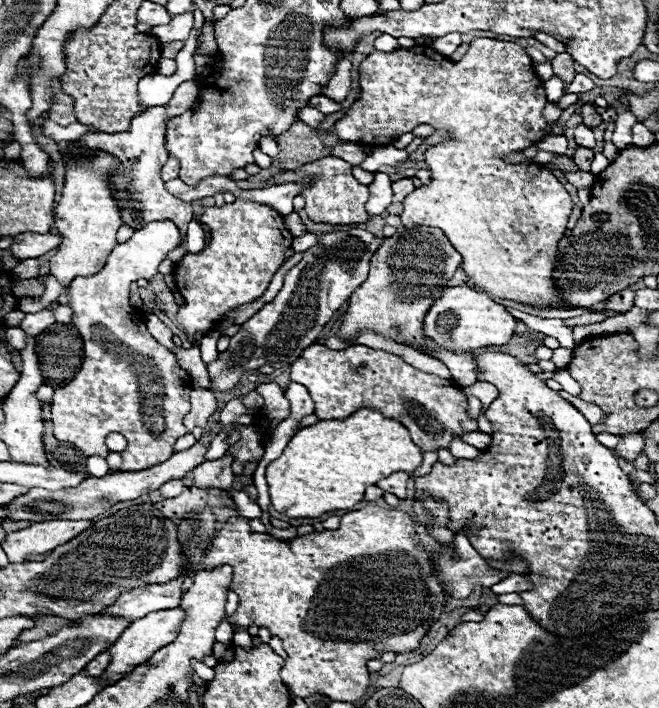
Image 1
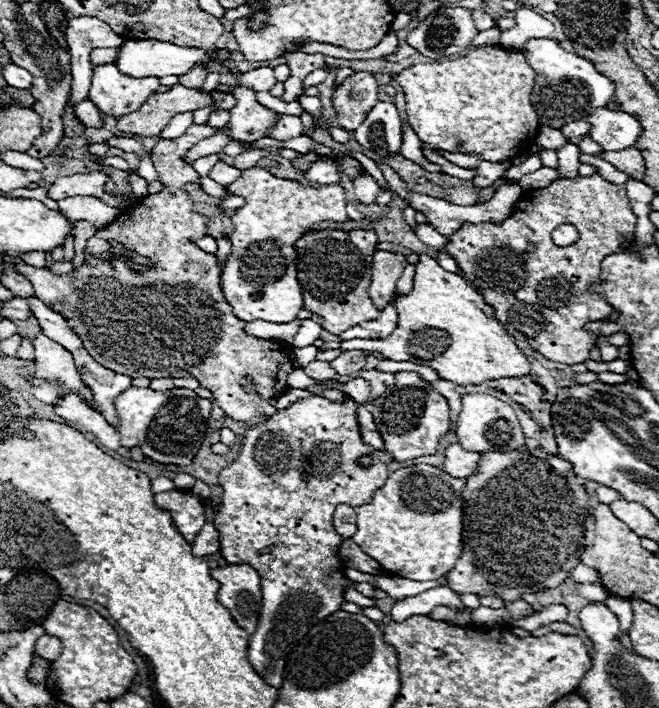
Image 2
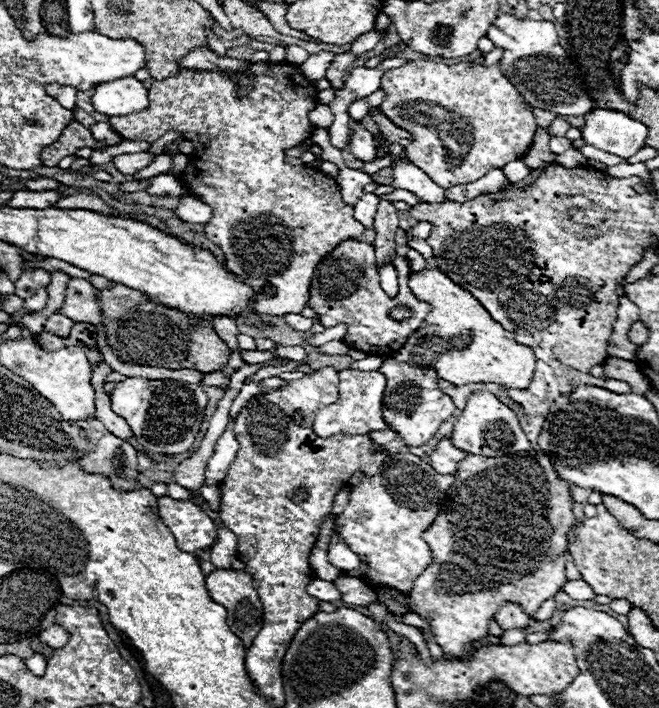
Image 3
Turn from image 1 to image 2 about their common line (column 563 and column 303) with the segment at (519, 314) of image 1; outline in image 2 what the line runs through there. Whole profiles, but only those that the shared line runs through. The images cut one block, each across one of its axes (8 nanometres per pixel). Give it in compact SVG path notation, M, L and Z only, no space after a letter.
M306 318L306 320L302 320L300 330L298 330L298 334L294 336L294 342L292 342L292 344L294 344L294 346L308 346L308 344L312 344L312 342L318 338L320 330L322 330L320 324L316 324L314 320Z

